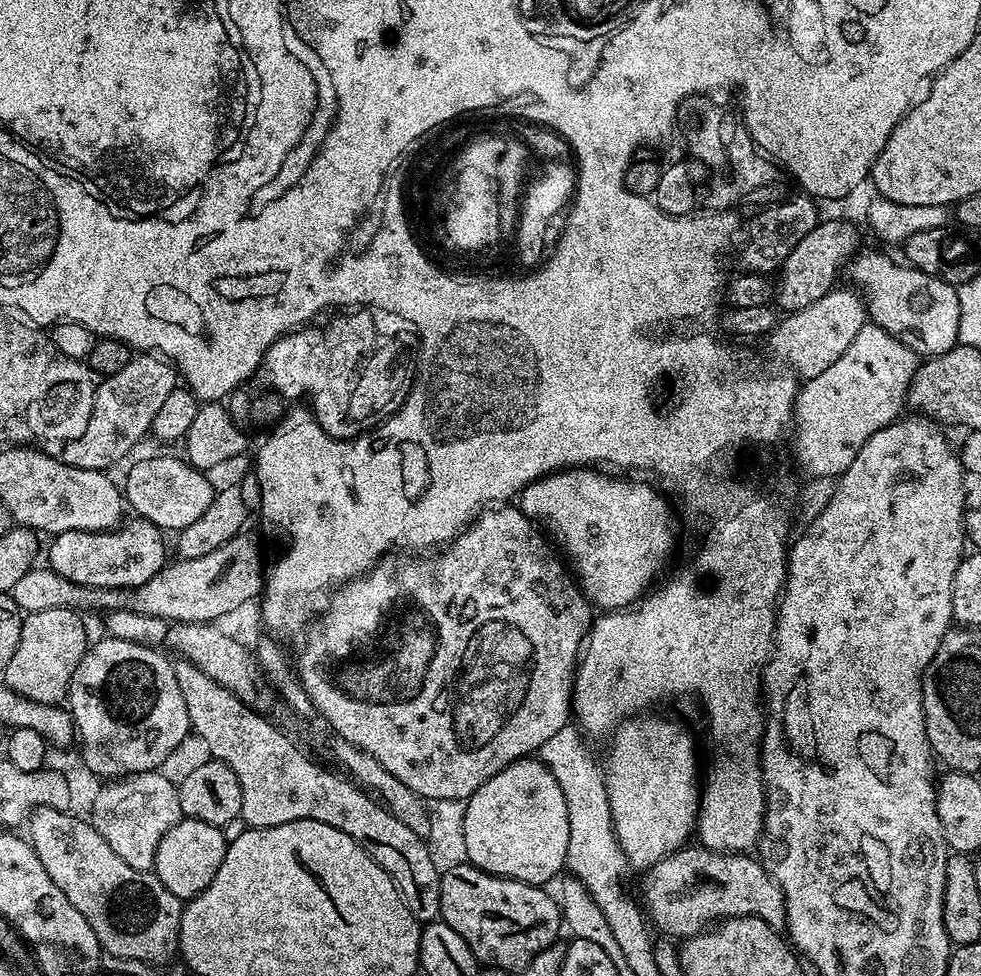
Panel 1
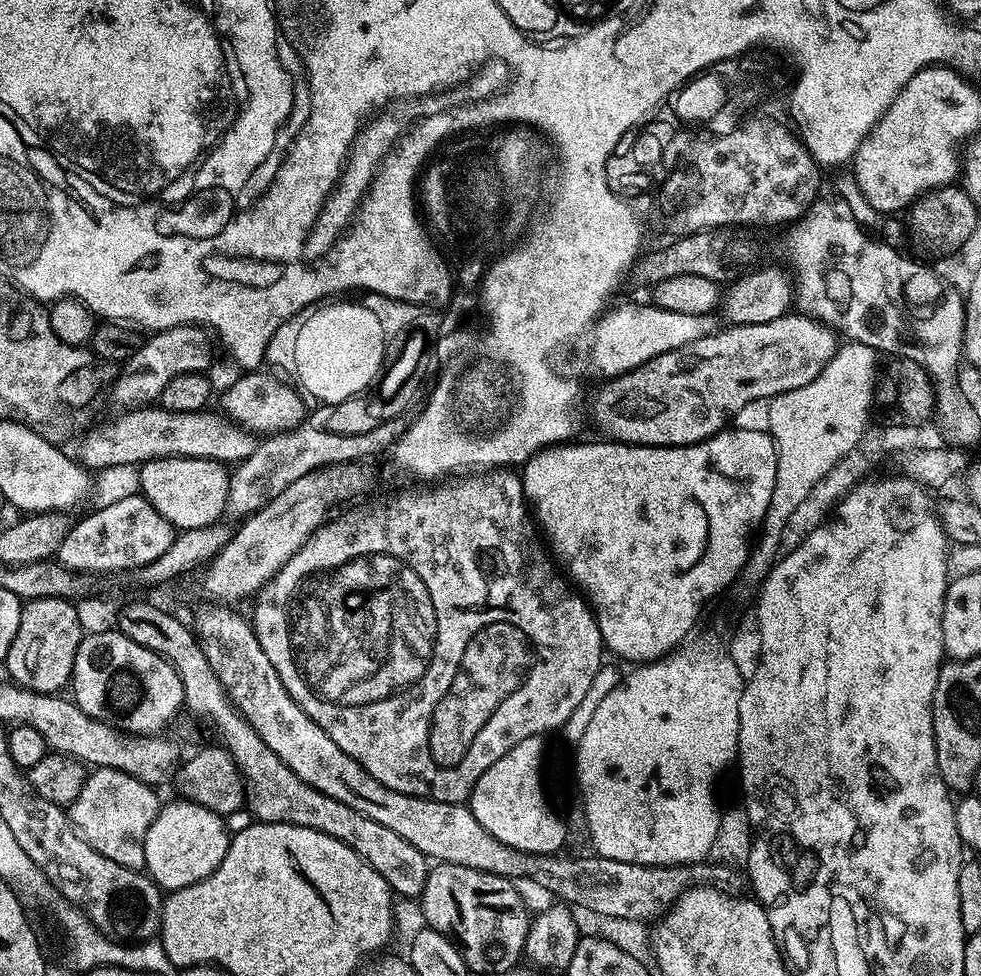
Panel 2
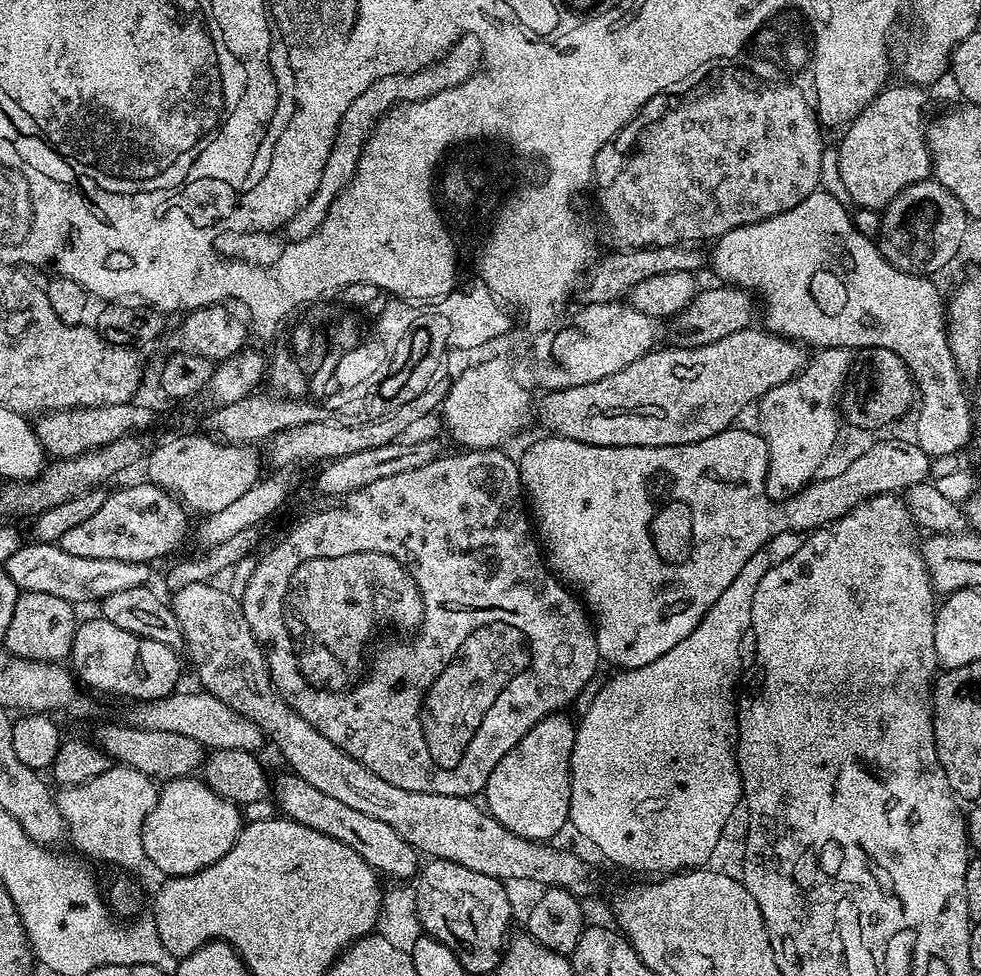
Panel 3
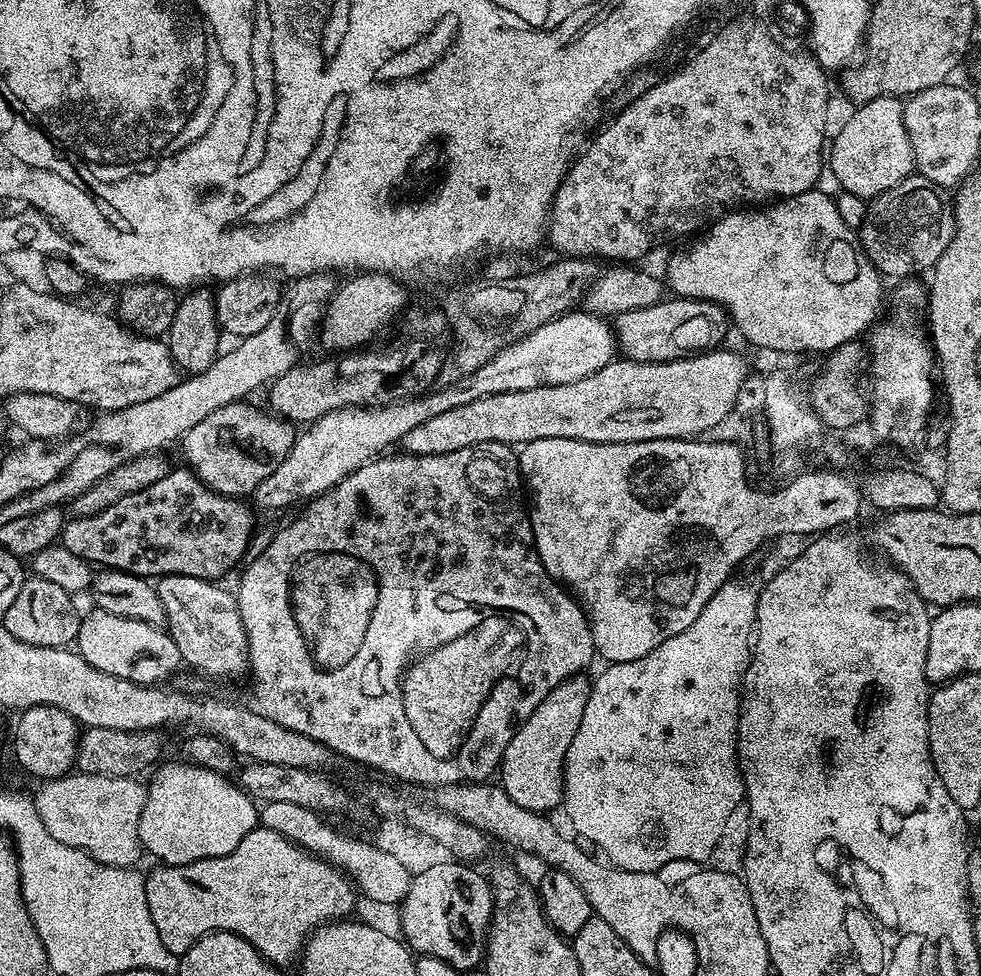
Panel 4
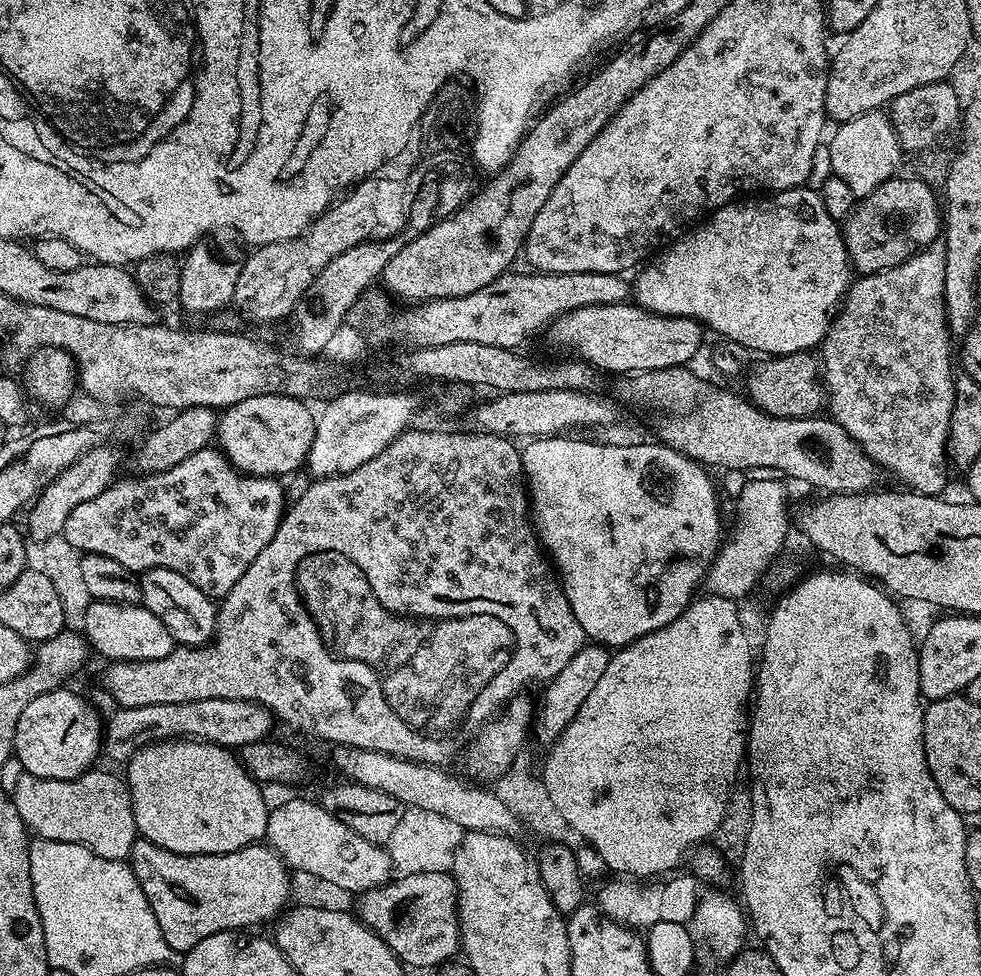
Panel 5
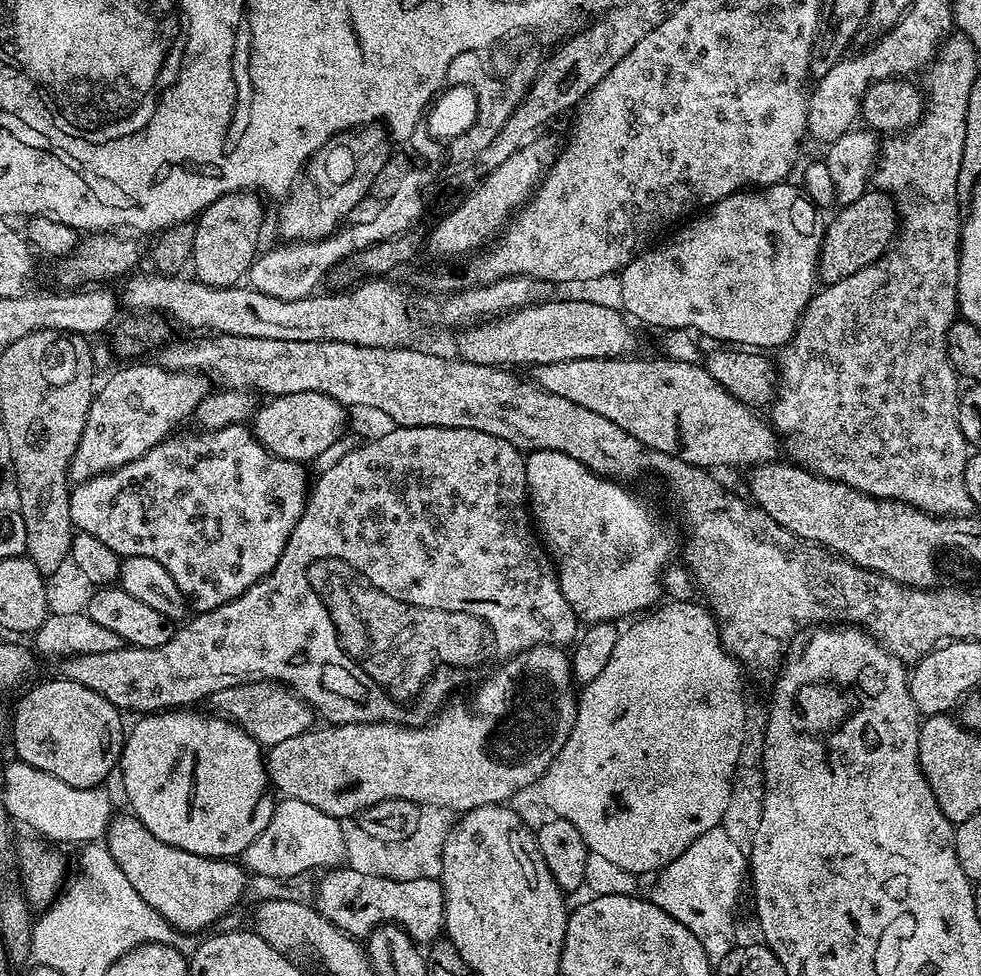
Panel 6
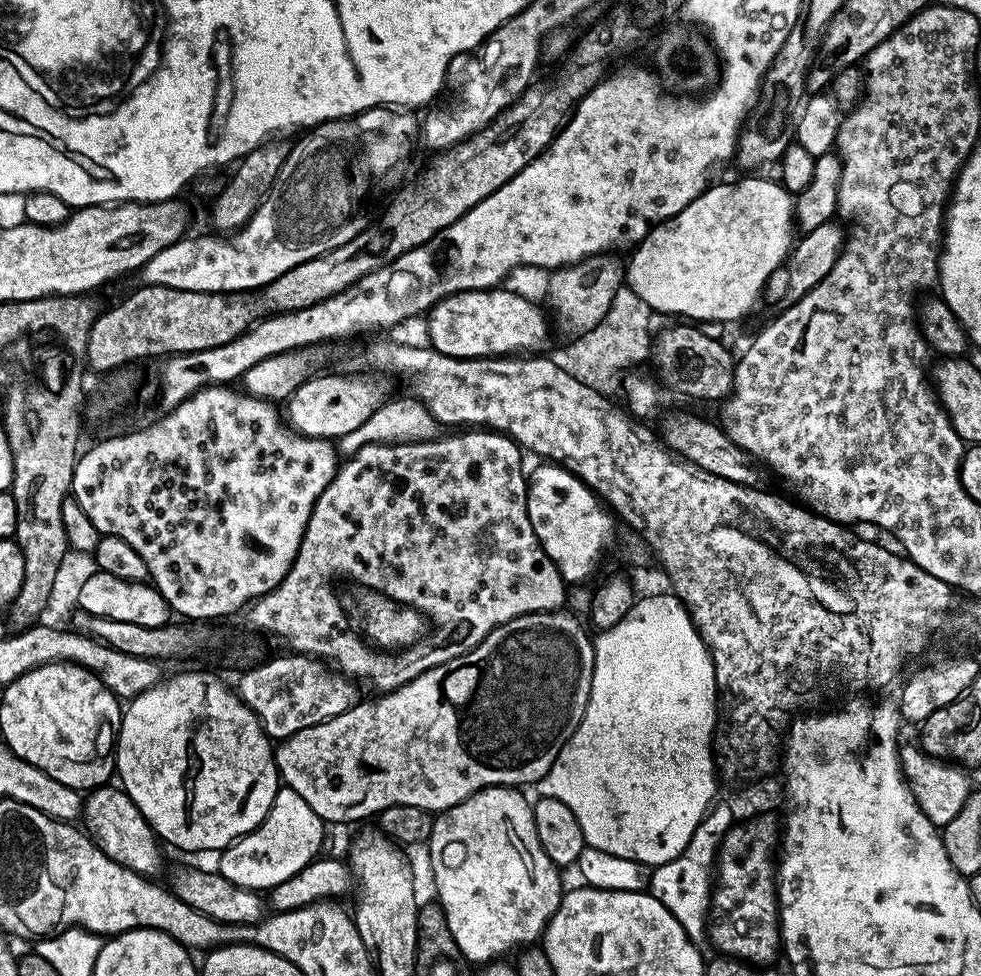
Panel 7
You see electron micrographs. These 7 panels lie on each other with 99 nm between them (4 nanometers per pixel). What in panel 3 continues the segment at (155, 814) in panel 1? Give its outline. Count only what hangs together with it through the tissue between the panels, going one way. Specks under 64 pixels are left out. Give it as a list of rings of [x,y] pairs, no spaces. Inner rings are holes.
[[[110,766],[102,774],[73,788],[60,788],[56,808],[64,819],[67,839],[80,852],[116,868],[145,867],[142,830],[158,795],[157,781],[125,766]]]

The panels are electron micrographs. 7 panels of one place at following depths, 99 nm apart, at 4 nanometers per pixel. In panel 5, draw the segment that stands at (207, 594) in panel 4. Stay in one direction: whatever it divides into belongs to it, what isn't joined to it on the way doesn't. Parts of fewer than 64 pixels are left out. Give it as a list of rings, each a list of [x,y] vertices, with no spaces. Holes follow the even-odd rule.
[[[151,568],[139,573],[140,599],[145,608],[162,621],[162,626],[170,630],[173,641],[177,645],[199,648],[201,644],[211,641],[216,634],[216,614],[218,604],[213,597],[207,596],[194,582],[182,578],[174,570]]]

